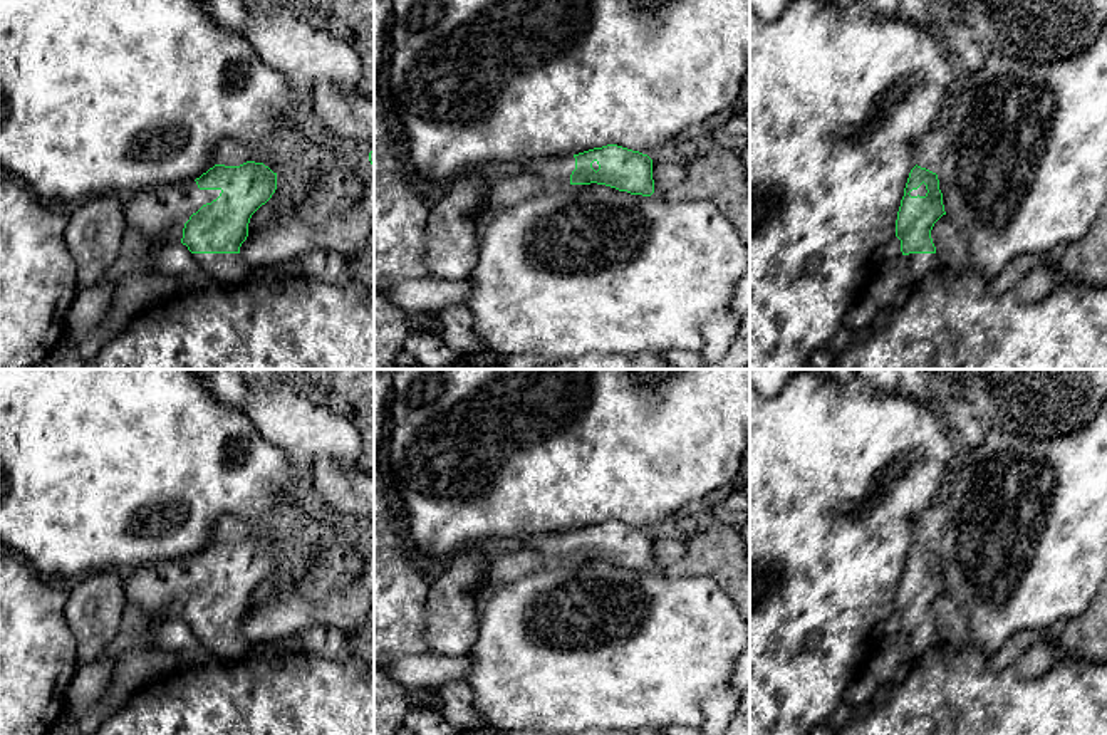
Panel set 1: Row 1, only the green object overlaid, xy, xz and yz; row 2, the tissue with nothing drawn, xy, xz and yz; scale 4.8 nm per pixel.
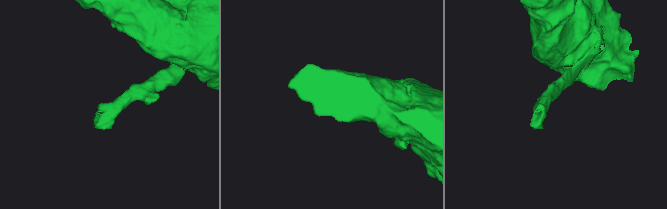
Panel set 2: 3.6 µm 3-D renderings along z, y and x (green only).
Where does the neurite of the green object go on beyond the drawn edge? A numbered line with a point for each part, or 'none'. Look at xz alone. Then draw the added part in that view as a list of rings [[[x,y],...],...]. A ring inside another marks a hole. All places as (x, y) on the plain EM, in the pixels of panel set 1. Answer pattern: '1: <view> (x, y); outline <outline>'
1: xz (556, 546); outline [[[574,530],[550,532],[523,537],[523,547],[542,554],[548,560],[570,560],[570,550],[575,545]]]

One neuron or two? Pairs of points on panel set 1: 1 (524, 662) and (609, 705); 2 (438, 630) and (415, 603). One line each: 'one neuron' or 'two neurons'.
1: one neuron
2: two neurons

